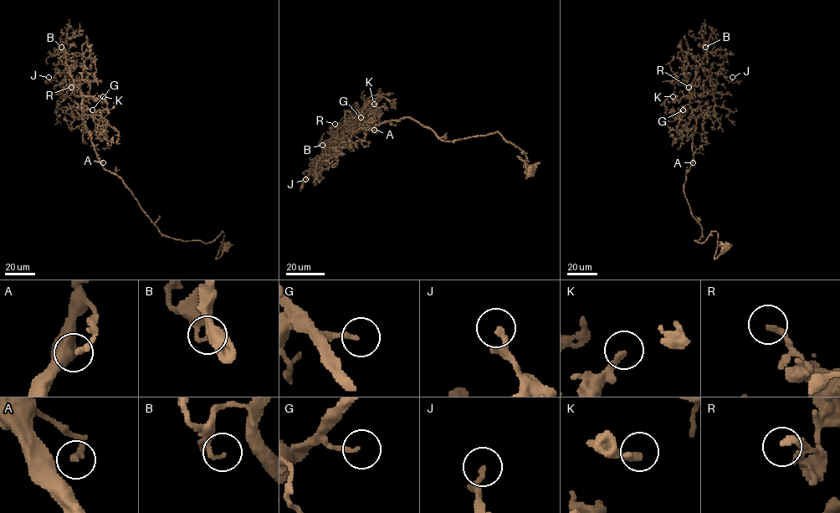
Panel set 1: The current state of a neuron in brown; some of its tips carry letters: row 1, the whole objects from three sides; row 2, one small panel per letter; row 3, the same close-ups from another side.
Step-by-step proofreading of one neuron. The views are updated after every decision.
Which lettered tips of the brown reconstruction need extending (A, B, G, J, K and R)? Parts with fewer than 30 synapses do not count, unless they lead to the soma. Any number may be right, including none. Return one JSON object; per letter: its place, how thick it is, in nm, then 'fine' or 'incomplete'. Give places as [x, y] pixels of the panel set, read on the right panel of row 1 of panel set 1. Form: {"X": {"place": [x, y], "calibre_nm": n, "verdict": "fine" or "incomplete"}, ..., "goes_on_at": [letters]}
{"A": {"place": [693, 162], "calibre_nm": 200, "verdict": "fine"}, "B": {"place": [705, 47], "calibre_nm": 140, "verdict": "fine"}, "G": {"place": [683, 110], "calibre_nm": 150, "verdict": "incomplete"}, "J": {"place": [732, 77], "calibre_nm": 140, "verdict": "fine"}, "K": {"place": [673, 96], "calibre_nm": 240, "verdict": "incomplete"}, "R": {"place": [688, 87], "calibre_nm": 220, "verdict": "fine"}, "goes_on_at": ["G", "K"]}

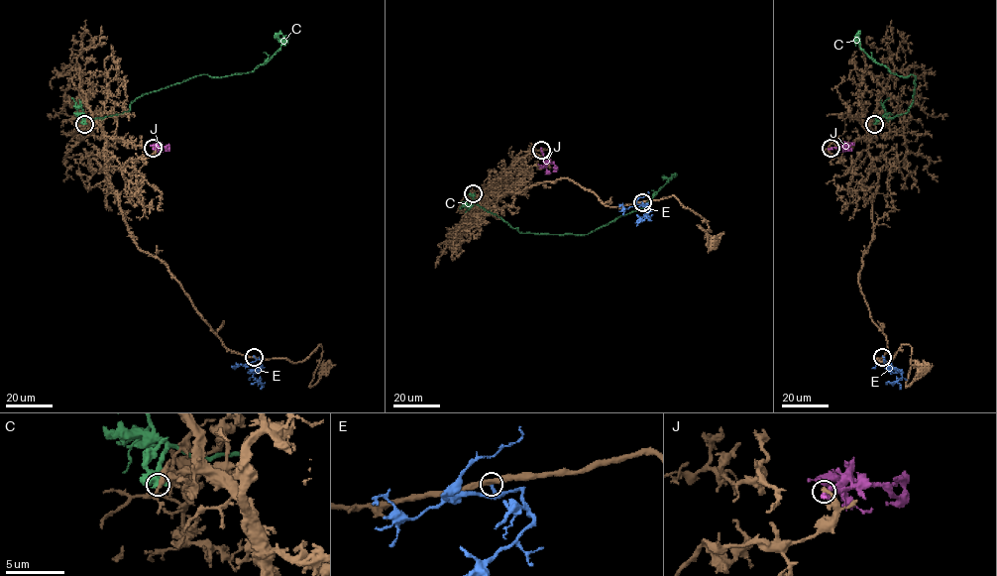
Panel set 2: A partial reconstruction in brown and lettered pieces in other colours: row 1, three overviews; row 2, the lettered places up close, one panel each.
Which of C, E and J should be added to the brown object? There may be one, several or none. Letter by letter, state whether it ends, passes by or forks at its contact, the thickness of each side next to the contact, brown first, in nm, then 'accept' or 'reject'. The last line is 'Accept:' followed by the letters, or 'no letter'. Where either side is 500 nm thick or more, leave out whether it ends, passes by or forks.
C: 280/600 nm | reject
E: it ends | 360/260 nm | reject
J: it ends | 220/460 nm | reject
Accept: no letter

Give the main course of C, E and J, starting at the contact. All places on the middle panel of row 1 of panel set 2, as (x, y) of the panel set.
C: (473, 193), (480, 206), (520, 232), (587, 234), (620, 216), (639, 210), (669, 178), (666, 177), (668, 179)
E: (642, 202), (647, 203), (650, 209), (640, 222), (648, 209), (638, 206)
J: (541, 150), (554, 165)

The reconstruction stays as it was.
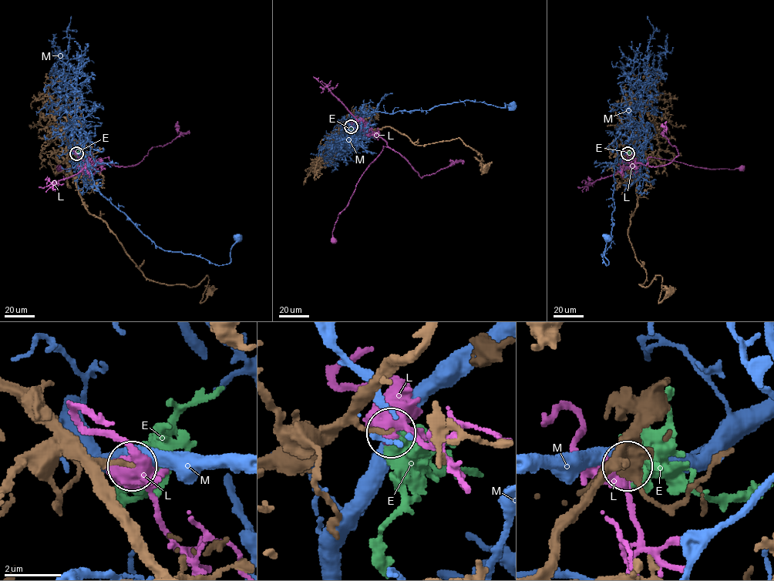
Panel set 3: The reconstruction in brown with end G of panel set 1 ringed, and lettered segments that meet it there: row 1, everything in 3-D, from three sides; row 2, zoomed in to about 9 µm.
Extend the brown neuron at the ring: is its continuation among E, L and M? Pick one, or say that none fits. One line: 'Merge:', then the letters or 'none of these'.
Merge: E

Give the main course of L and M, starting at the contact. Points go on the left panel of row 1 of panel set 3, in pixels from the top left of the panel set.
L: (75, 153), (83, 160), (96, 164), (112, 164), (109, 156), (89, 160), (70, 169), (58, 168)
M: (75, 153), (86, 158), (96, 189), (162, 249), (222, 265), (230, 262), (238, 236)

